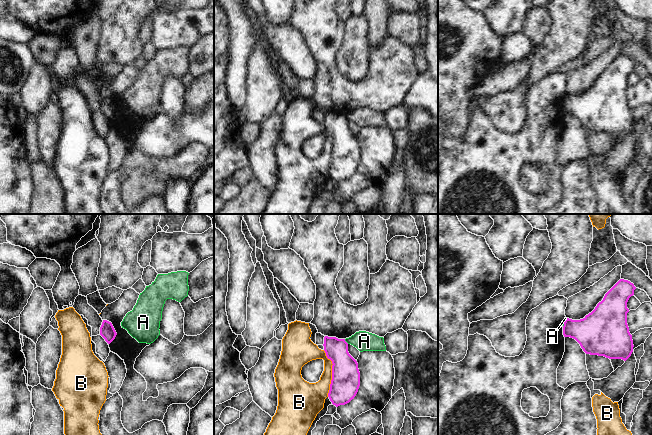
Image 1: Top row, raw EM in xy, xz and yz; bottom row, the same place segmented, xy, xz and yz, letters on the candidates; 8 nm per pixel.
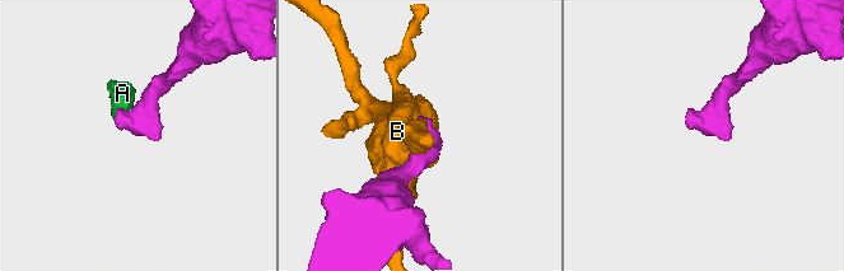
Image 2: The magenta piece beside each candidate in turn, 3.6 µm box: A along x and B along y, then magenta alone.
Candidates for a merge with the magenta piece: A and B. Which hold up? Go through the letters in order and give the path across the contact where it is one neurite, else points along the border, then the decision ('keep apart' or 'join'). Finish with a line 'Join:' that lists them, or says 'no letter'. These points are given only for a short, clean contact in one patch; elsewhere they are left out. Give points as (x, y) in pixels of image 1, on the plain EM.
A: border xz (344, 115), (348, 119); keep apart
B: keep apart
Join: no letter

